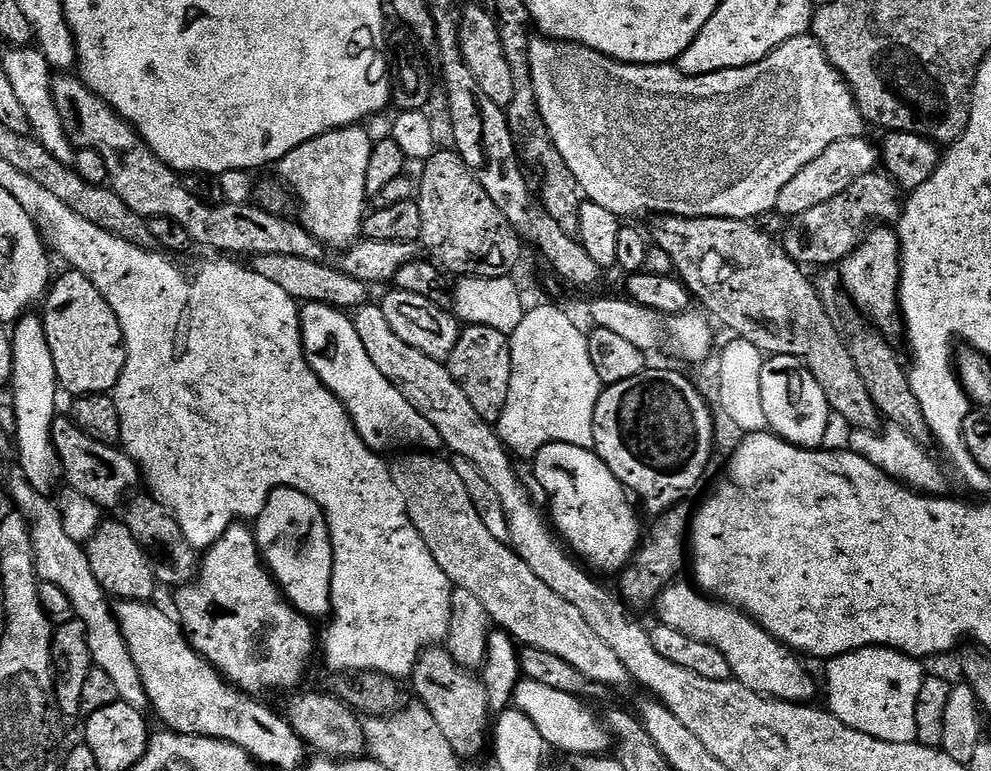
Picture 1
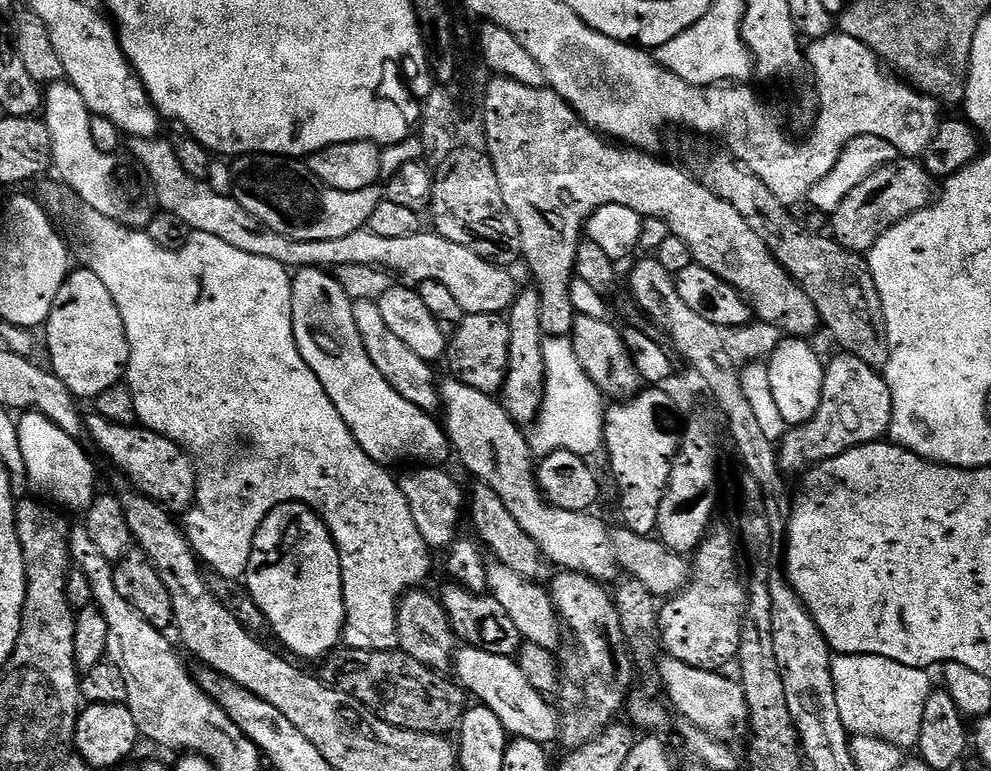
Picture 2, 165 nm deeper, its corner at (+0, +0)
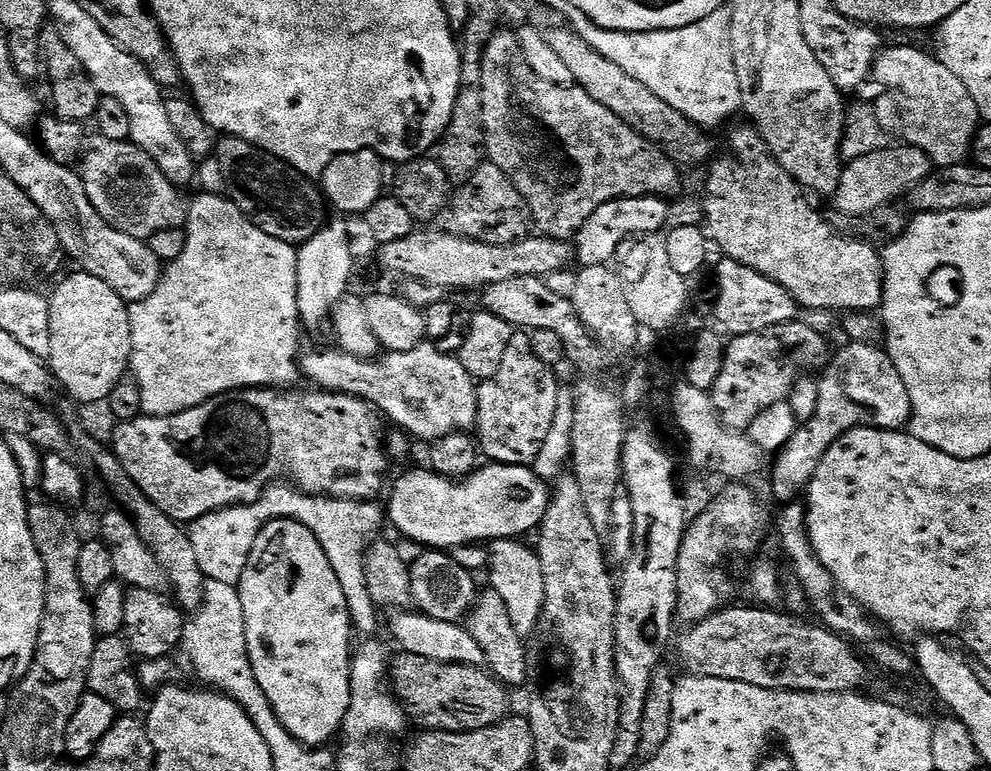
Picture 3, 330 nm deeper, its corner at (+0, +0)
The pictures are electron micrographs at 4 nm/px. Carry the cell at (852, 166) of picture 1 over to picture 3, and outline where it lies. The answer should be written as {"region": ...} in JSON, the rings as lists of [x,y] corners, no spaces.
{"region":[[[881,146],[875,152],[866,154],[857,160],[849,160],[843,165],[838,182],[838,190],[834,193],[835,211],[842,214],[870,214],[870,210],[878,210],[883,204],[893,203],[896,195],[903,193],[912,185],[922,182],[933,175],[934,165],[922,150],[911,146]]]}

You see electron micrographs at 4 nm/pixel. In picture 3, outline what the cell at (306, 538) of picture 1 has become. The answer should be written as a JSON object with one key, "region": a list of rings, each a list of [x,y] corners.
{"region":[[[303,519],[272,520],[258,534],[258,538],[254,542],[254,550],[250,554],[250,562],[246,566],[246,570],[242,570],[242,578],[238,587],[242,598],[242,610],[246,614],[246,646],[250,654],[250,666],[254,670],[254,678],[258,678],[258,686],[262,686],[266,698],[270,698],[270,706],[274,706],[274,714],[278,714],[282,726],[286,726],[286,730],[290,730],[290,734],[294,734],[294,738],[298,738],[298,742],[309,746],[327,745],[328,739],[335,732],[337,735],[343,729],[346,710],[350,706],[354,629],[346,606],[346,594],[342,594],[342,582],[338,582],[336,568],[330,564],[326,550],[322,548],[316,535],[304,524]]]}

